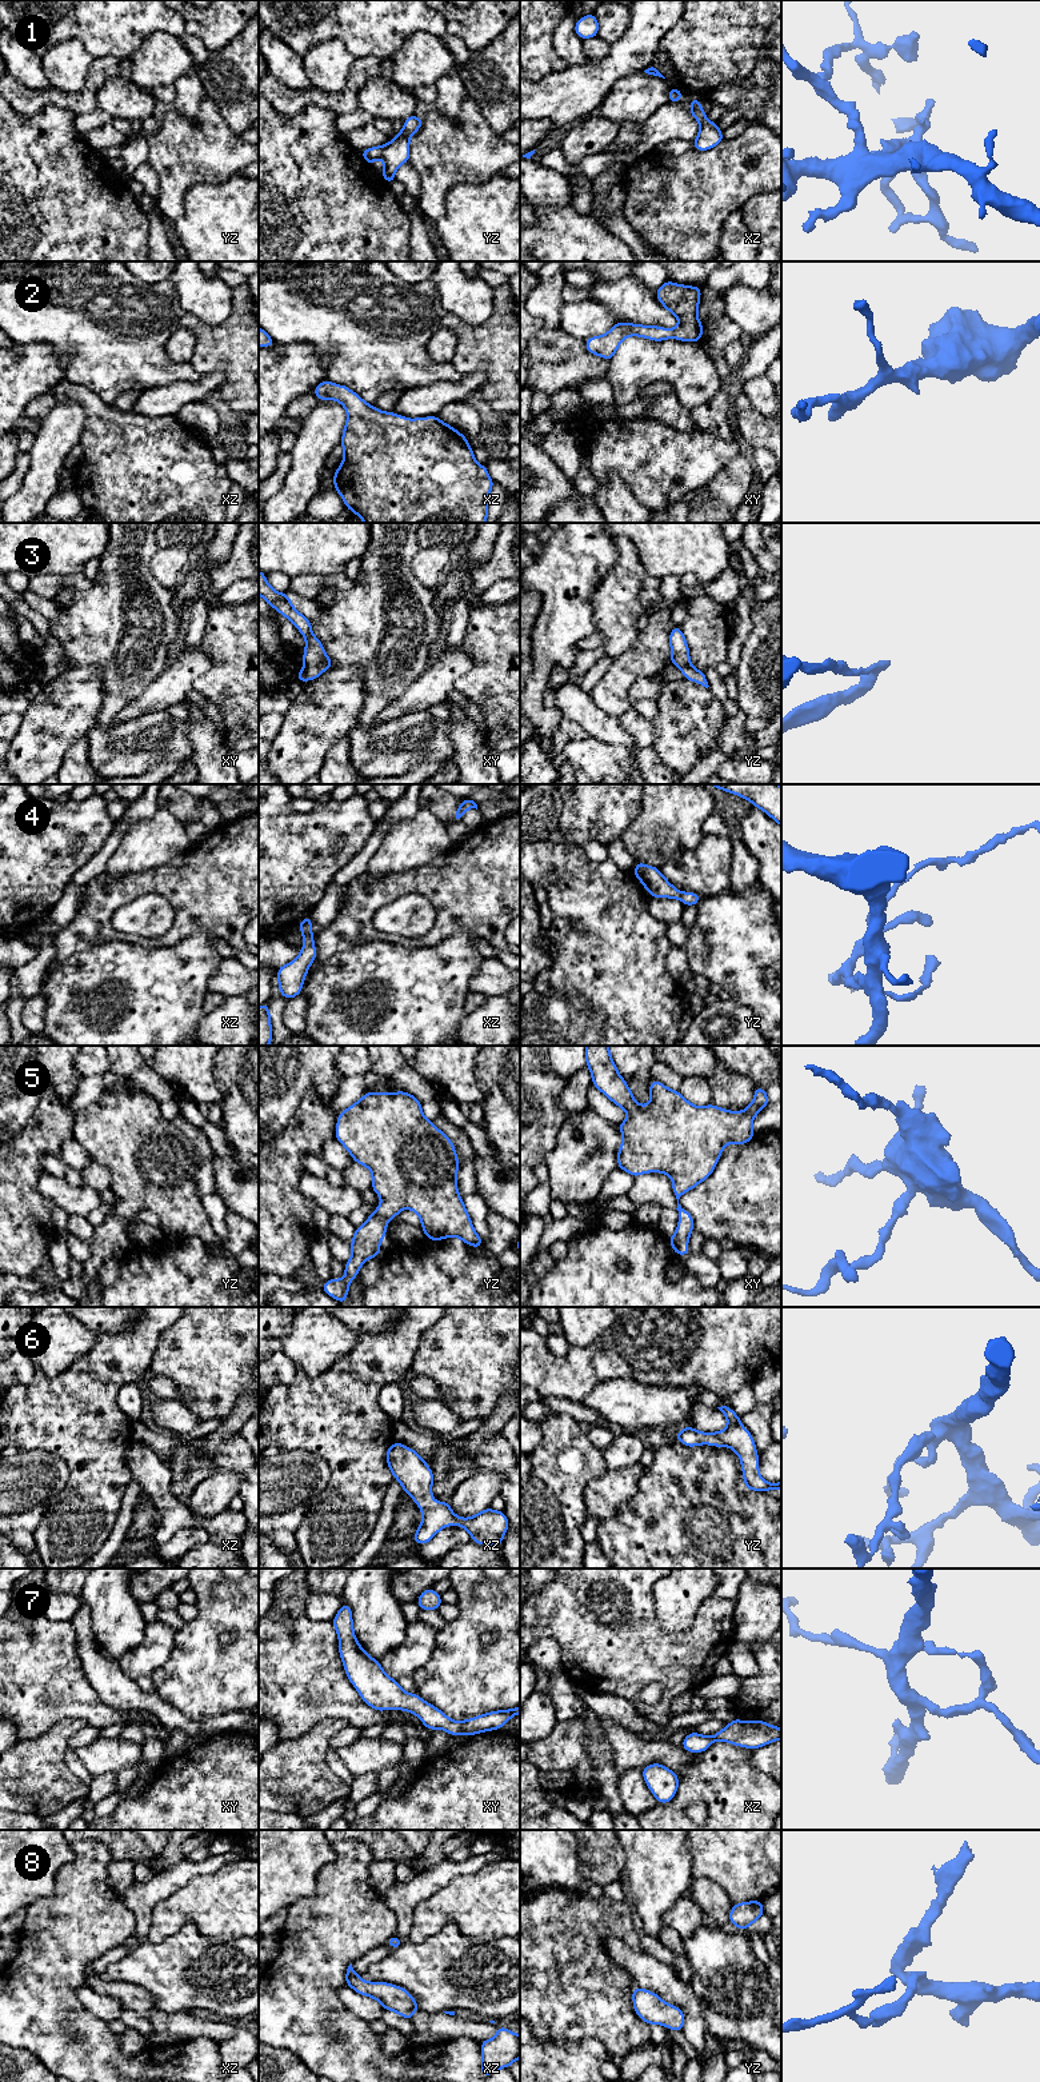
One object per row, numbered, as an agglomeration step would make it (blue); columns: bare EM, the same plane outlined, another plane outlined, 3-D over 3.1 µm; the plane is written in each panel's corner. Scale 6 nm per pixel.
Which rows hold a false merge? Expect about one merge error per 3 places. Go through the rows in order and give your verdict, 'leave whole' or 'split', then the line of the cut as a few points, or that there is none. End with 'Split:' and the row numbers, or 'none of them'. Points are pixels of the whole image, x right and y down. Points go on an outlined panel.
1: leave whole | no cut
2: leave whole | no cut
3: split | xy (304, 664), (322, 664), (326, 668)
4: leave whole | no cut
5: leave whole | no cut
6: leave whole | no cut
7: leave whole | no cut
8: leave whole | no cut
Split: 3

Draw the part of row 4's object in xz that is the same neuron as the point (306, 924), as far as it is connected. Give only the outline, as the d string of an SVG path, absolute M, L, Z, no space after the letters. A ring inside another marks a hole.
M305 916L299 927L303 934L303 950L293 962L277 968L279 991L287 999L300 995L308 968L316 959L312 919Z

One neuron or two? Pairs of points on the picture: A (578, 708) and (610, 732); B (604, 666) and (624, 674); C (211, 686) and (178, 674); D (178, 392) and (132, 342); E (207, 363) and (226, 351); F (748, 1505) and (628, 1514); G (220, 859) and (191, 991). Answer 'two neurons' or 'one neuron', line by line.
A: one neuron
B: two neurons
C: two neurons
D: two neurons
E: one neuron
F: one neuron
G: two neurons

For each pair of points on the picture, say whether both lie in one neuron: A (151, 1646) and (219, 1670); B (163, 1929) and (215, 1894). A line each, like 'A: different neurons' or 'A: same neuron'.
A: different neurons
B: same neuron

